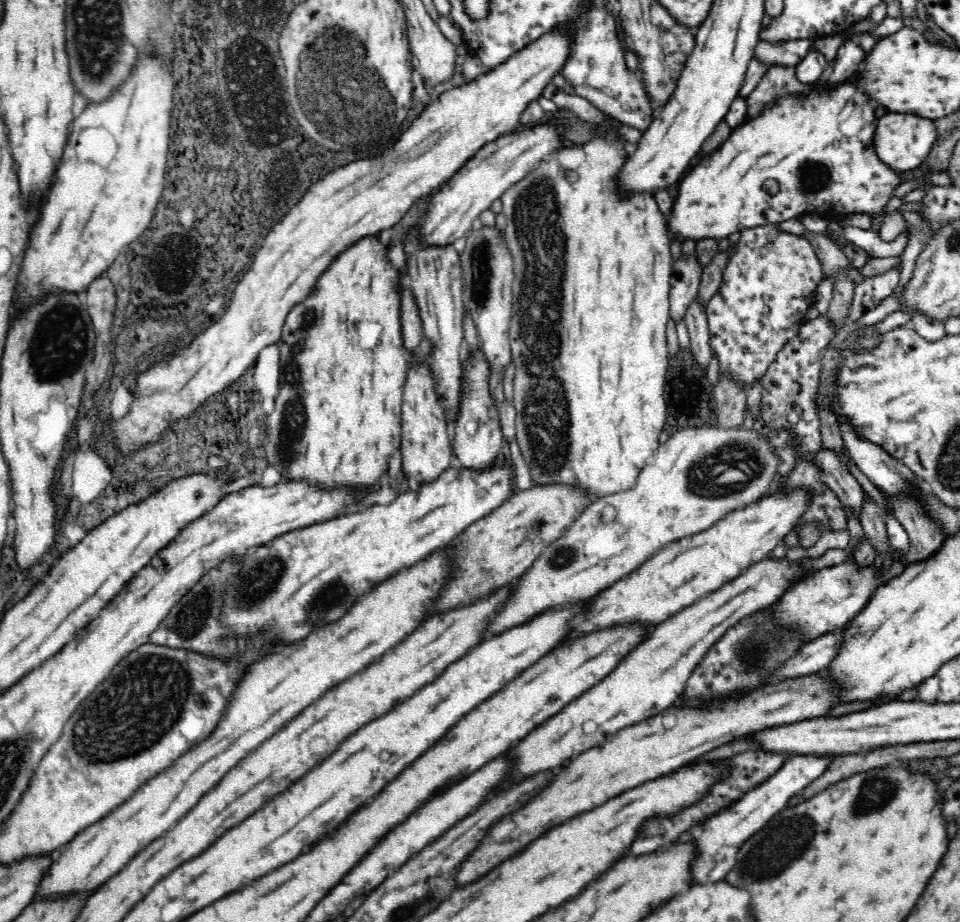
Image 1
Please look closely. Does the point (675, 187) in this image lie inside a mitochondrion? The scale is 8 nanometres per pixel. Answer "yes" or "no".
no

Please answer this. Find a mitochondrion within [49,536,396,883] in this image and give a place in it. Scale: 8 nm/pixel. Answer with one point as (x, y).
(138, 708)

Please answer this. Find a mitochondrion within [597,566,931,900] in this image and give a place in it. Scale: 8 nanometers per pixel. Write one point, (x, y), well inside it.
(768, 858)

